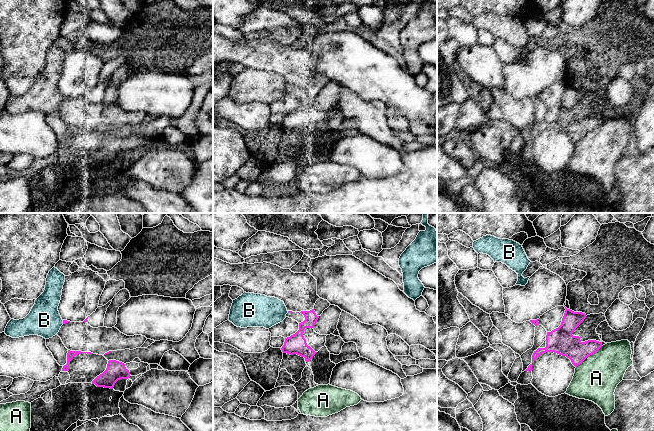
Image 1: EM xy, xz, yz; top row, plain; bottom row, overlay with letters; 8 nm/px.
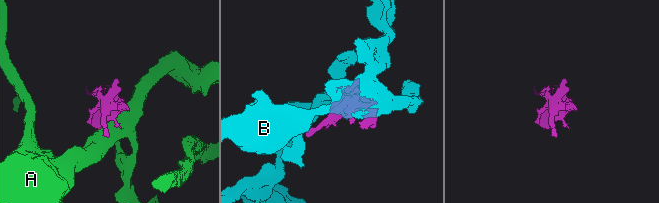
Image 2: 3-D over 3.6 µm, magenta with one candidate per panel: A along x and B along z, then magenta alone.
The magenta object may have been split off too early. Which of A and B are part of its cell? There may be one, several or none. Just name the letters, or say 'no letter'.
no letter

